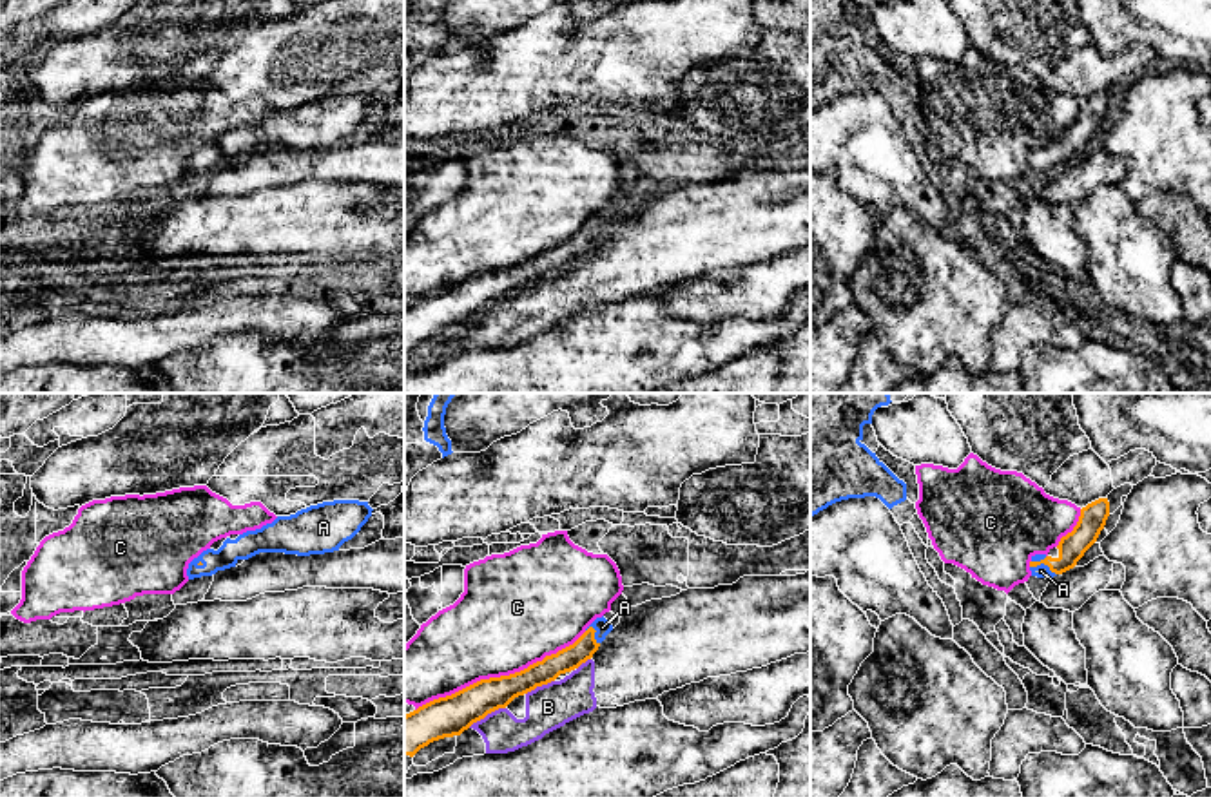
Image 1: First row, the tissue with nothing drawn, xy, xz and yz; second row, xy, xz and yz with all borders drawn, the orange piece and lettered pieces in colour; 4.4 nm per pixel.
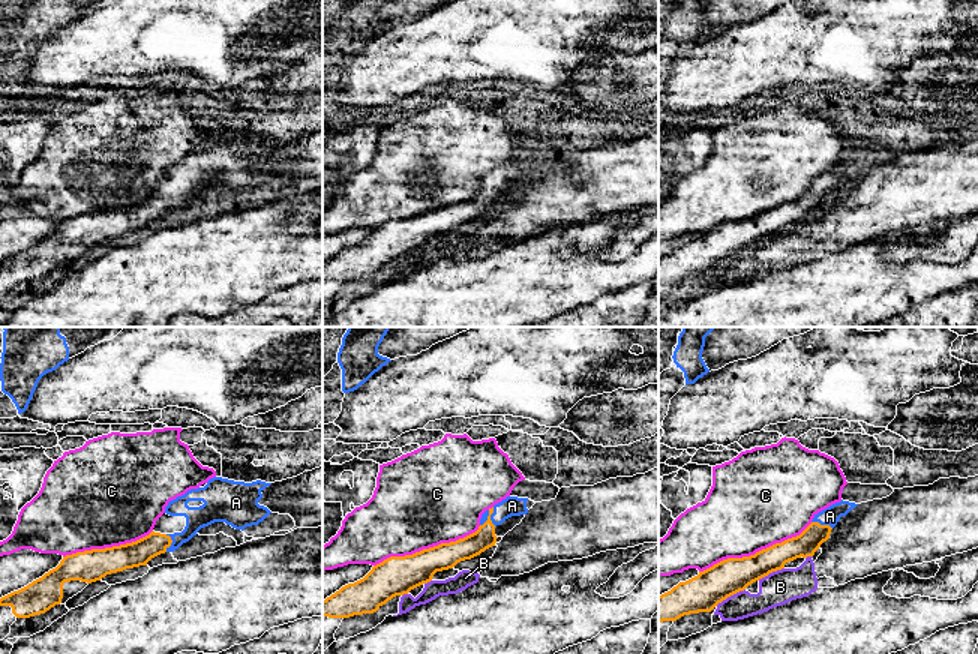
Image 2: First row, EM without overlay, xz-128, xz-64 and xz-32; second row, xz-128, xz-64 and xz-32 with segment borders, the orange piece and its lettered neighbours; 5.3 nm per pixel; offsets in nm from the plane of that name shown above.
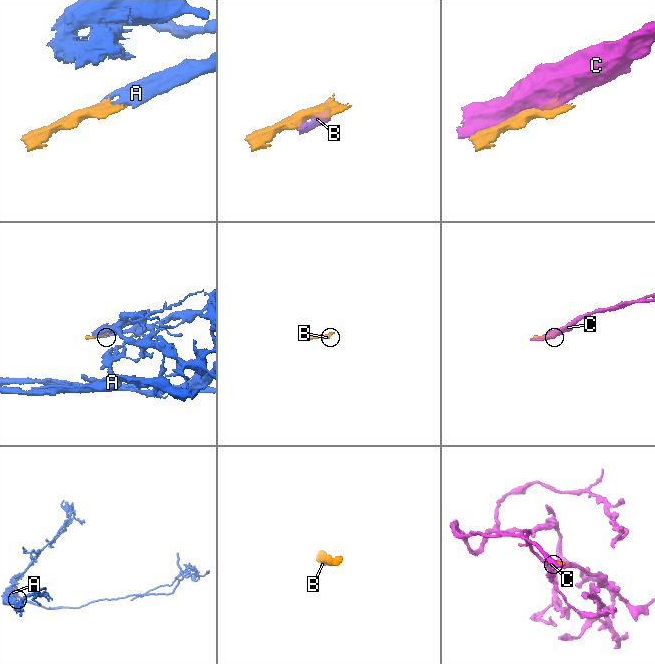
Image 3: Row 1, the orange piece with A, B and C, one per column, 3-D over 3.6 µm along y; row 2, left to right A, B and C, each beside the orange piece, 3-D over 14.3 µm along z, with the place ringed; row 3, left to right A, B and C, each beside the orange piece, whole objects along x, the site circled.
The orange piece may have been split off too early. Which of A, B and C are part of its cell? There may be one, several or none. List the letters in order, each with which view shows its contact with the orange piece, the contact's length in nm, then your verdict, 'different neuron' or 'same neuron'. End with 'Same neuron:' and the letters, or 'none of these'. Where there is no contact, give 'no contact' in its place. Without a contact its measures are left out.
A: yz | 130 nm | same neuron
B: xz | 190 nm | different neuron
C: xz | 850 nm | different neuron
Same neuron: A

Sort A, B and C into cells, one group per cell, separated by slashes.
A / B / C

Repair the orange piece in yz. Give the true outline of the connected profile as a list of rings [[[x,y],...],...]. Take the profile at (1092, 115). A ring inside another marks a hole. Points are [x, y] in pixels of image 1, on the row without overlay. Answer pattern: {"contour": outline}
{"contour": [[[1099,92],[1080,103],[1080,110],[1071,127],[1061,132],[1059,150],[1035,149],[1030,156],[1032,170],[1051,174],[1077,159],[1084,147],[1097,136],[1109,110],[1108,92]]]}

